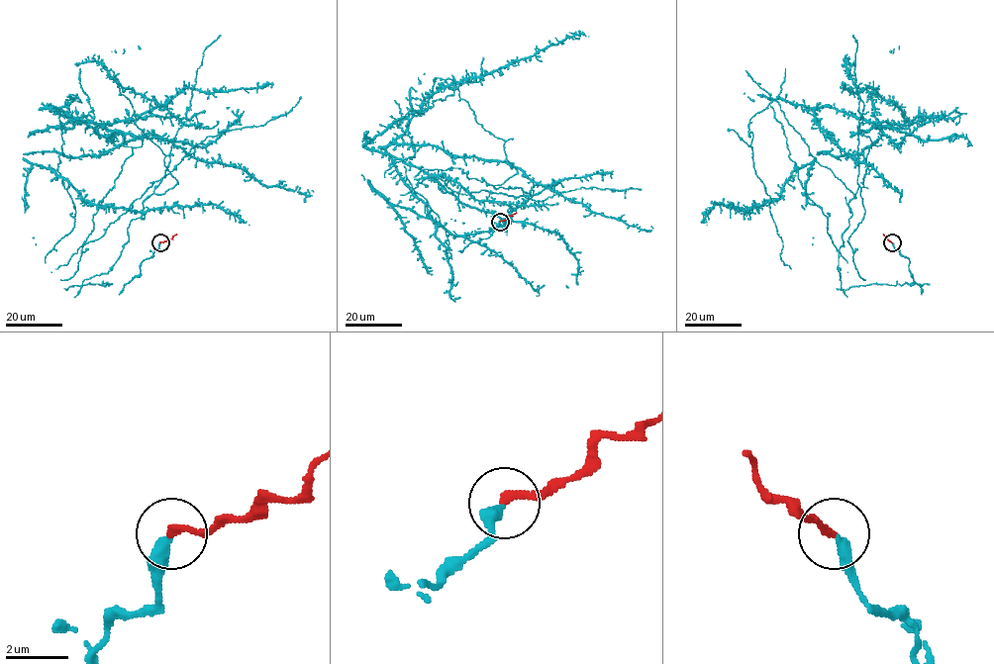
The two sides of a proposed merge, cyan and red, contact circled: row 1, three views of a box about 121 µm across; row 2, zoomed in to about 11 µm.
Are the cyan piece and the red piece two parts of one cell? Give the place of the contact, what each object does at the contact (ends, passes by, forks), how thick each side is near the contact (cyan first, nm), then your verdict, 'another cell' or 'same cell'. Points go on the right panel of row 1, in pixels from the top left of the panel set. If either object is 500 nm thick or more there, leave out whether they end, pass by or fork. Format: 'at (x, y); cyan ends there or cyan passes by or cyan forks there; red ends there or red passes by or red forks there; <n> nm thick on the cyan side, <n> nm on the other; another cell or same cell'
at (892, 242); cyan ends there; red ends there; 360 nm thick on the cyan side, 220 nm on the other; same cell

